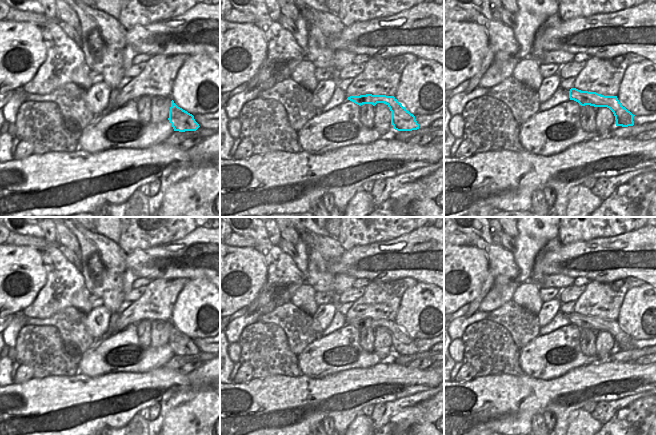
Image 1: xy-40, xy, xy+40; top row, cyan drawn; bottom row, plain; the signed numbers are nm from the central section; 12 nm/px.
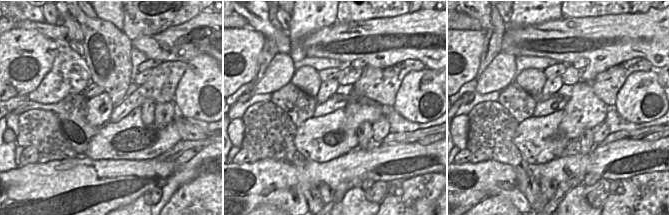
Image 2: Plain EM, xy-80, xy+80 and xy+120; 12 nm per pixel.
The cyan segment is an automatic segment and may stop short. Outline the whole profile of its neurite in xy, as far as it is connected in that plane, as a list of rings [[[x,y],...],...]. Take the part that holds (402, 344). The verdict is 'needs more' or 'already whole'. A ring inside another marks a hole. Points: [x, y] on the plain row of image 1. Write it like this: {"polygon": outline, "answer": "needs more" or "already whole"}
{"polygon": [[[366,318],[350,320],[347,324],[352,325],[359,330],[363,328],[372,328],[375,330],[377,327],[384,327],[391,335],[391,348],[395,354],[412,355],[419,353],[419,348],[417,347],[415,340],[407,335],[394,320]]], "answer": "already whole"}

